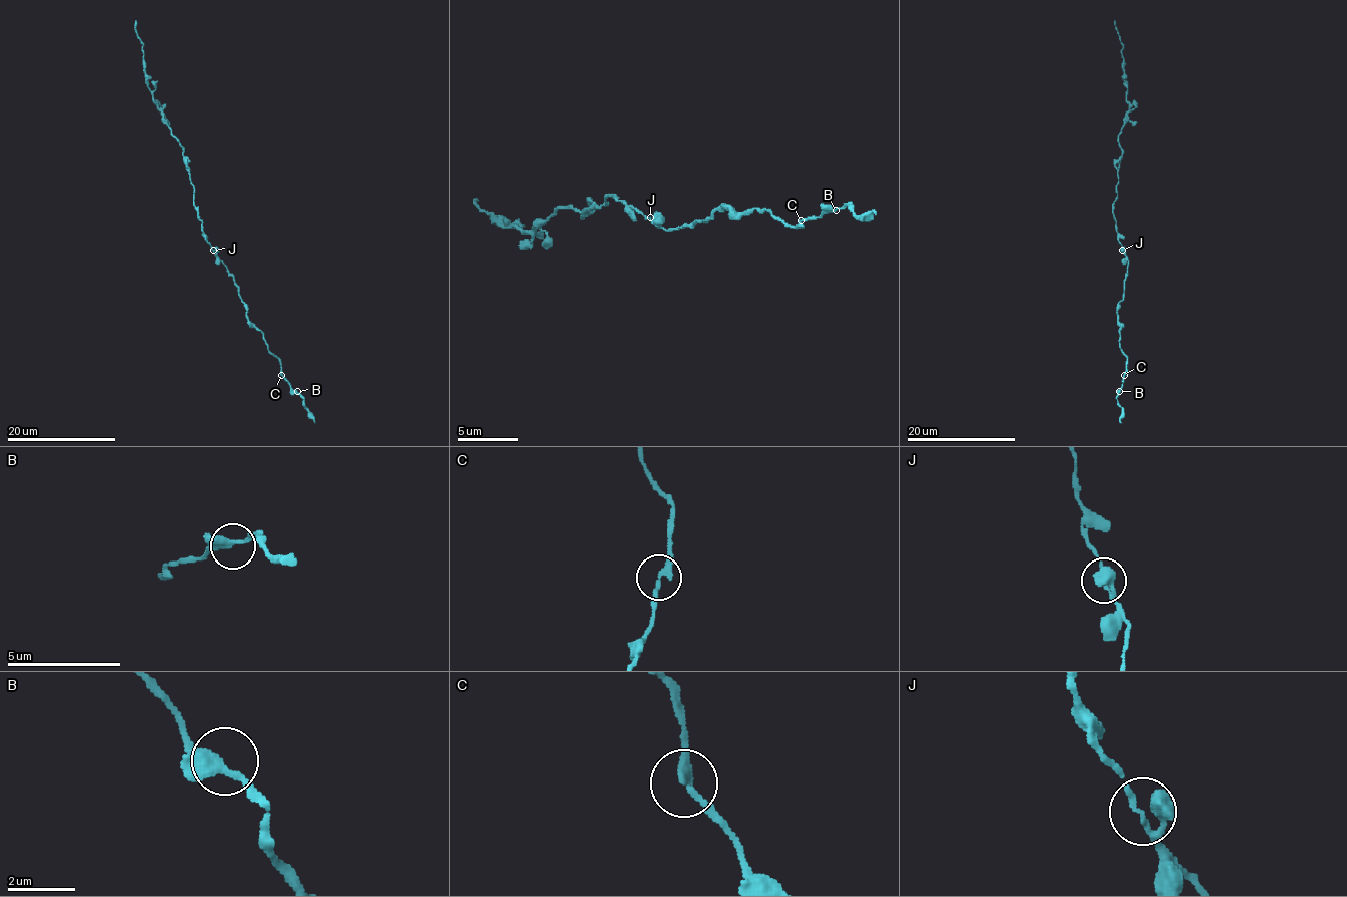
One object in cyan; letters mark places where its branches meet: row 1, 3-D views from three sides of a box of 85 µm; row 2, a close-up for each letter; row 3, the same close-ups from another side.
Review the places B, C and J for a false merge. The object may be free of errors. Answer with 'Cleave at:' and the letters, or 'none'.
Cleave at: none

